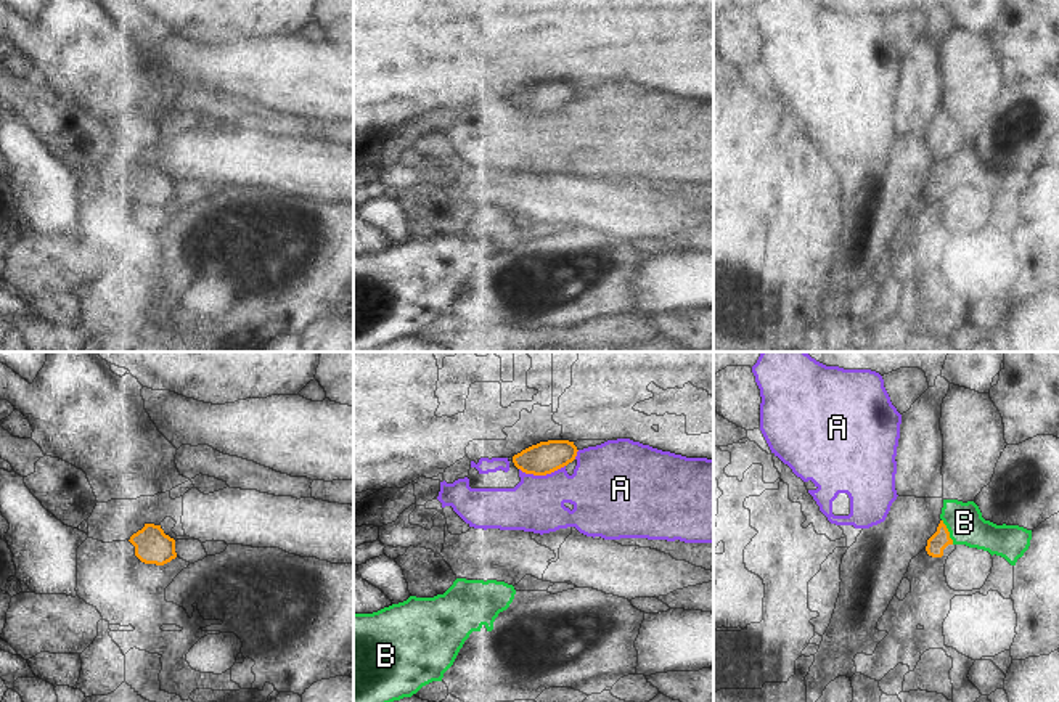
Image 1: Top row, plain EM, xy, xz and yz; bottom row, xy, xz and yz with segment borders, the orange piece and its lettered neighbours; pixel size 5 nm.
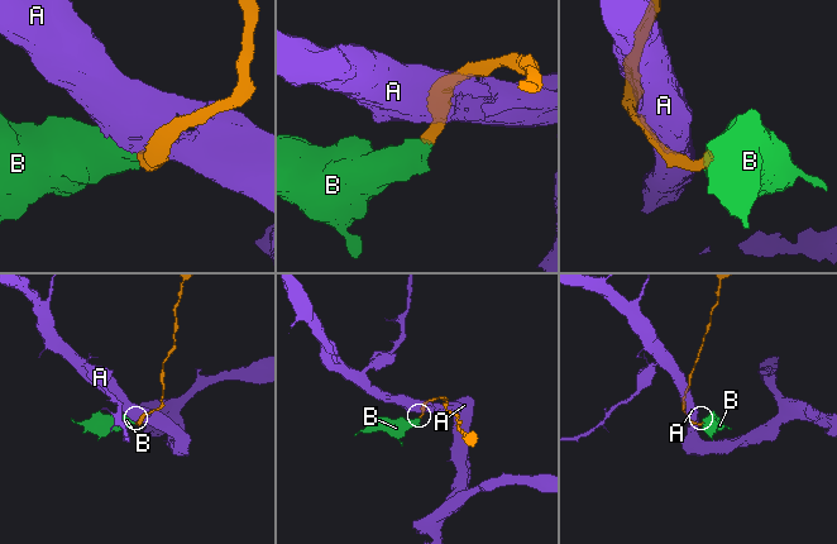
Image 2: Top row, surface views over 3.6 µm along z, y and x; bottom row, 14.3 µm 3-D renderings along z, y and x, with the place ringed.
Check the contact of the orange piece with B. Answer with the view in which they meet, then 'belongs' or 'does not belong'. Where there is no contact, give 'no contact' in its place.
yz | belongs

